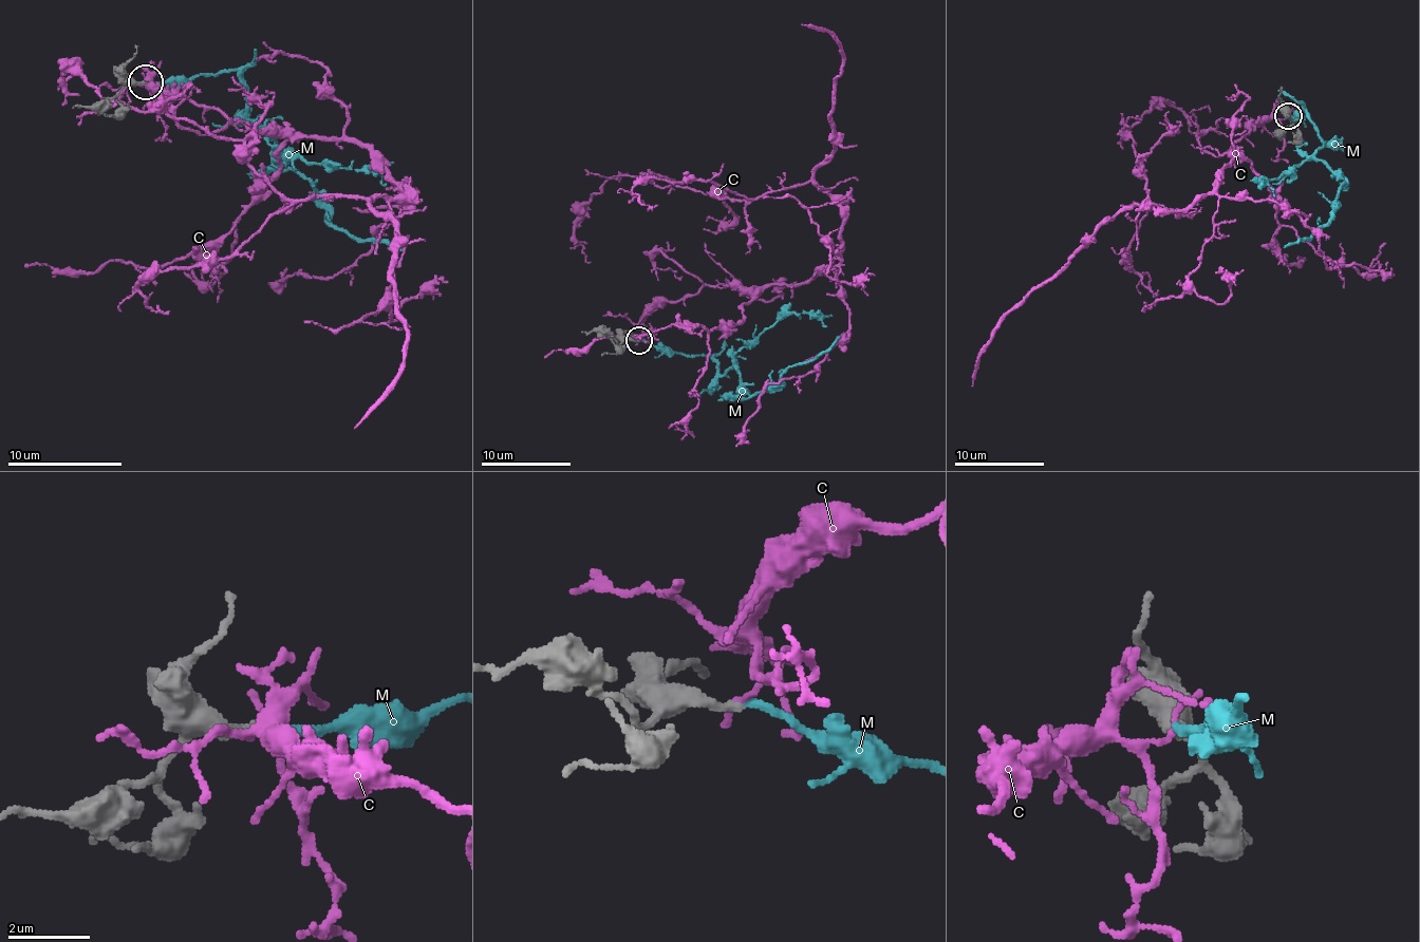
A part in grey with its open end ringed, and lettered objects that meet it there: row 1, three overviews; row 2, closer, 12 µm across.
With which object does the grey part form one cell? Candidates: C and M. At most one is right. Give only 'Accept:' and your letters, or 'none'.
Accept: M

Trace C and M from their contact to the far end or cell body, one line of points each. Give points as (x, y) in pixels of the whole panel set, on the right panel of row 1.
C: (1286, 115), (1257, 121), (1195, 202), (1129, 207), (1147, 207), (1141, 162), (1123, 133), (1155, 106), (1210, 111)
M: (1289, 115), (1297, 115), (1304, 106), (1322, 144), (1315, 157), (1342, 182), (1336, 213), (1309, 238), (1284, 247)

